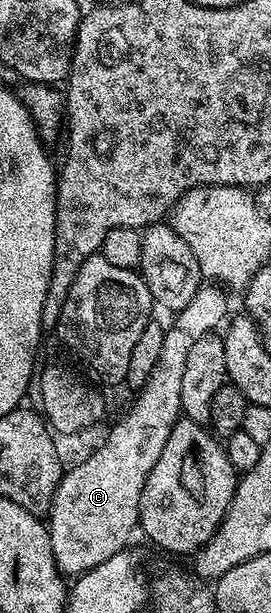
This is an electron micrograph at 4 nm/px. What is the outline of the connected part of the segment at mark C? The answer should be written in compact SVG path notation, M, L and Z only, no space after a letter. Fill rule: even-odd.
M202 286L201 290L195 293L195 297L191 297L191 305L187 305L172 316L173 324L165 327L163 349L159 352L159 361L155 361L155 369L151 369L147 381L136 392L137 400L134 401L129 412L110 429L109 436L102 441L101 447L95 448L78 467L73 467L70 471L68 468L62 474L57 491L53 495L53 503L47 512L49 541L62 576L82 575L84 571L89 571L95 565L107 561L107 557L124 551L130 546L129 534L133 530L135 532L138 530L141 518L139 505L143 485L151 469L155 467L159 453L163 453L163 445L167 443L171 429L176 425L177 420L182 418L181 397L185 393L183 368L187 366L187 353L191 353L191 345L195 345L199 337L214 334L226 322L230 311L224 294L226 295L226 292L220 286Z

